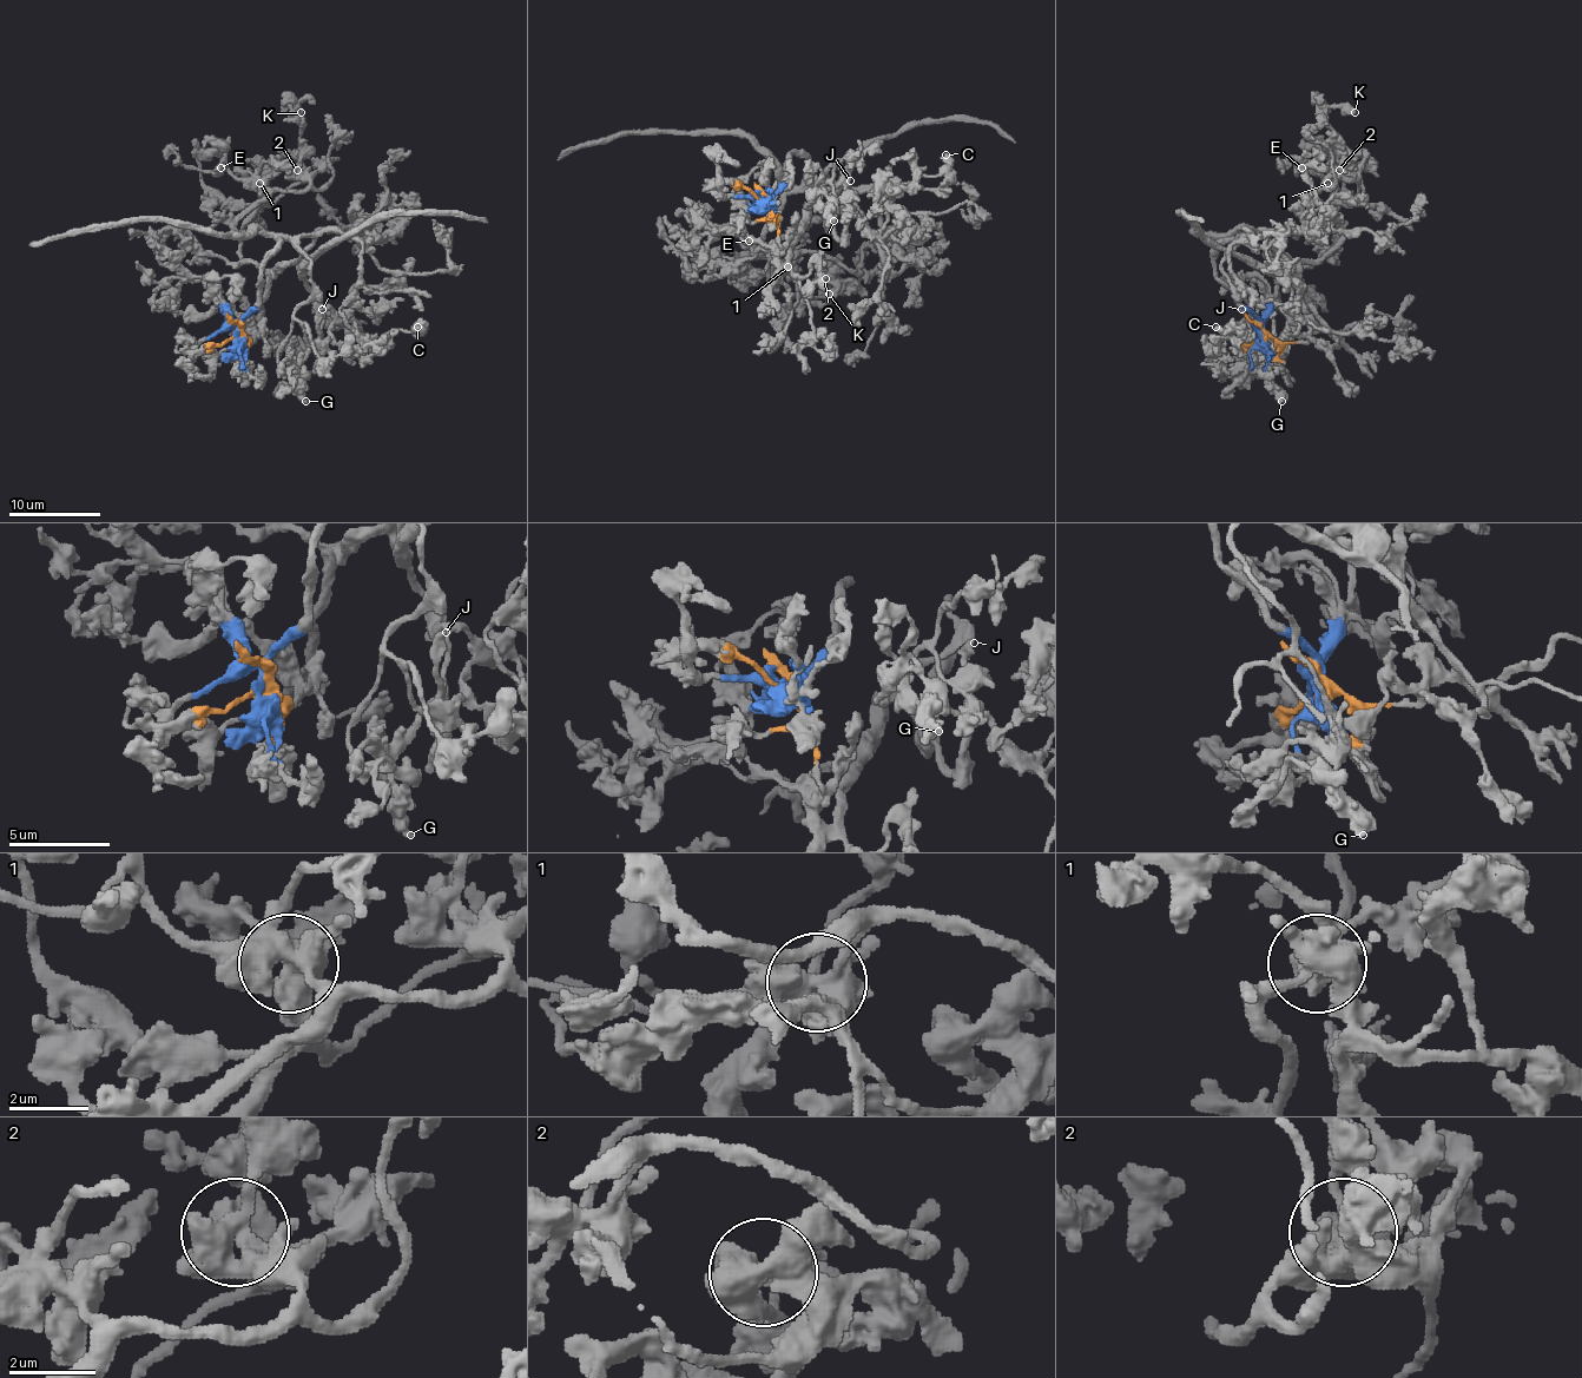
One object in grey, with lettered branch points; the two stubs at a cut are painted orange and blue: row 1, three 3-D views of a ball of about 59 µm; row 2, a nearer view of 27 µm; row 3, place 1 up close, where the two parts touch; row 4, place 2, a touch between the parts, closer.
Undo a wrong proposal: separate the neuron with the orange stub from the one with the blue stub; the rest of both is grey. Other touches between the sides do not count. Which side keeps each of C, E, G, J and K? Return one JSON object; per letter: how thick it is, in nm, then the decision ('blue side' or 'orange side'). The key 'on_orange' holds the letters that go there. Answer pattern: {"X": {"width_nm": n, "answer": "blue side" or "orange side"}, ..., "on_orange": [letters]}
{"C": {"width_nm": 550, "answer": "blue side"}, "E": {"width_nm": 400, "answer": "blue side"}, "G": {"width_nm": 550, "answer": "orange side"}, "J": {"width_nm": 280, "answer": "orange side"}, "K": {"width_nm": 500, "answer": "blue side"}, "on_orange": ["G", "J"]}

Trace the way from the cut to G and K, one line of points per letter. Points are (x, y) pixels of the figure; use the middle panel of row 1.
G: (765, 200), (777, 223), (784, 263), (813, 208), (841, 237), (850, 212), (825, 210), (834, 221)
K: (768, 200), (802, 155), (806, 177), (763, 251), (825, 254), (830, 295)

